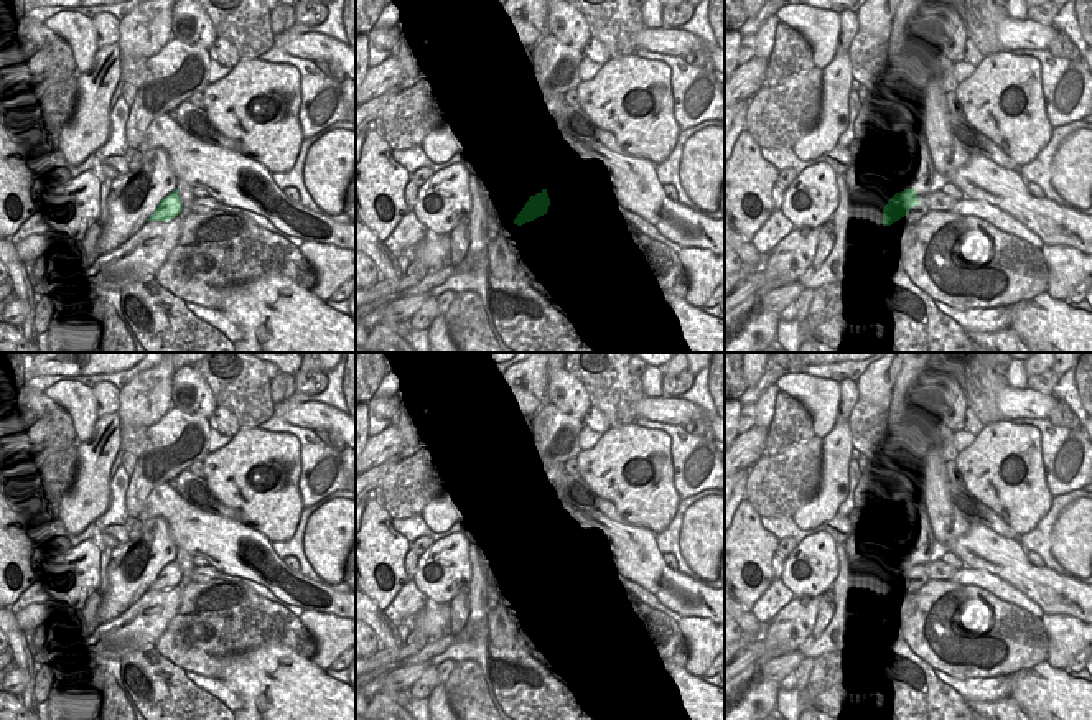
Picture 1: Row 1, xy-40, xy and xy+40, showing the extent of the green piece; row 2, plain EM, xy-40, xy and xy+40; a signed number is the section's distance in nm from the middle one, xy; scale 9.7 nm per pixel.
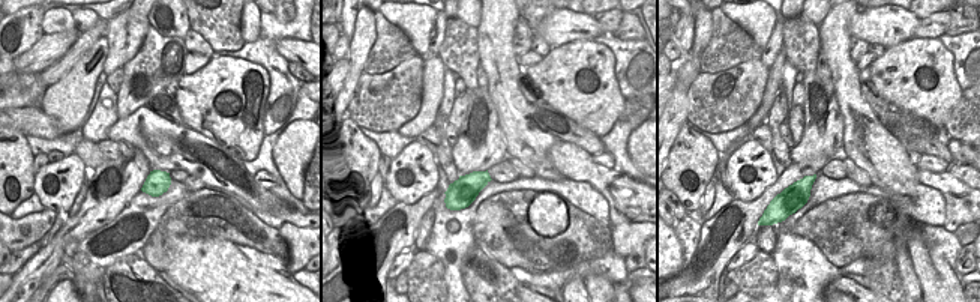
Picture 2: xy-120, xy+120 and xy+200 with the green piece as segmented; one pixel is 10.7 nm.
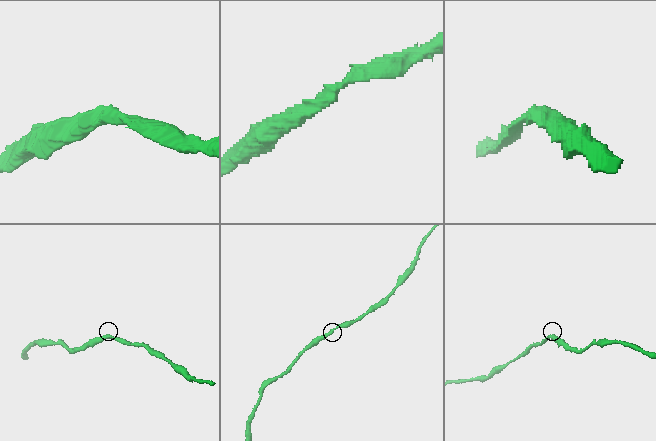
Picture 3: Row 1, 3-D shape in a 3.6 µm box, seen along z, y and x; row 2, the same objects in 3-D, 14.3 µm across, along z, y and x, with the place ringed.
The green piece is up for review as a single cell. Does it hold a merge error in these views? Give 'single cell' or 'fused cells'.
single cell

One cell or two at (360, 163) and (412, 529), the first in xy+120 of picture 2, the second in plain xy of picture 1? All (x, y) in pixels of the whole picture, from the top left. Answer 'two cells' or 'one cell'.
two cells

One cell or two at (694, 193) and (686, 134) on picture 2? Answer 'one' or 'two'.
one

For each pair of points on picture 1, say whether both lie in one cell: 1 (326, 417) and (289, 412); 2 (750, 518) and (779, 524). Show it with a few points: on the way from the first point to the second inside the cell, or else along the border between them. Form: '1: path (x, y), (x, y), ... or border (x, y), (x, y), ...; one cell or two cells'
1: path (317, 416), (298, 414); one cell
2: border (760, 518), (760, 523), (779, 539); two cells

